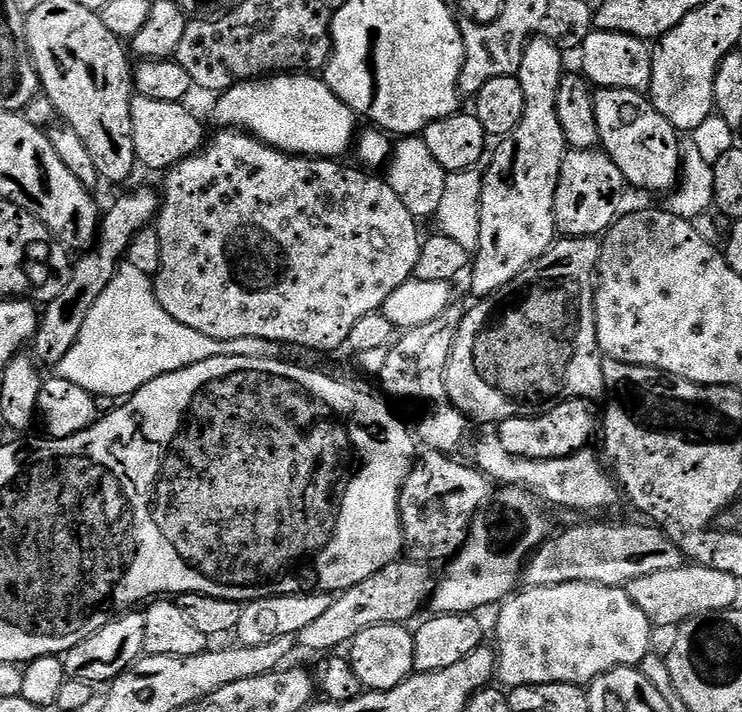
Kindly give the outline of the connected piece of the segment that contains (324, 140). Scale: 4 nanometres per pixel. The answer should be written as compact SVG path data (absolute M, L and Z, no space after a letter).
M269 74L254 80L242 80L232 88L219 93L216 100L216 120L228 130L247 132L264 141L279 152L291 152L297 156L313 158L340 158L344 151L353 147L358 136L358 117L343 104L316 74Z

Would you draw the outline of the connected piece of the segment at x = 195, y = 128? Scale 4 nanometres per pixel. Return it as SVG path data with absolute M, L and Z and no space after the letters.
M136 94L132 98L134 150L137 161L149 173L167 173L174 165L195 156L205 147L204 128L200 120L184 102L162 102L158 98L146 98Z

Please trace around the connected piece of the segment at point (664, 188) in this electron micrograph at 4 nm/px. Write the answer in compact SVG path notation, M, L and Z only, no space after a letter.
M599 89L594 95L599 147L622 170L625 181L644 192L671 193L682 176L682 140L670 122L658 114L645 93L634 90Z

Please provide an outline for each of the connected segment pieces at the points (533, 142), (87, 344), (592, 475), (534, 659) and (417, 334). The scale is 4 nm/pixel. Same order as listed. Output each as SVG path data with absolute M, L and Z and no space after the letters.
M533 36L524 45L522 66L518 73L522 82L522 94L526 98L526 110L522 122L510 135L503 137L492 152L493 161L484 173L484 189L480 200L480 237L470 264L472 288L477 297L494 294L506 286L522 270L529 268L534 261L542 258L546 250L558 239L554 222L554 194L558 190L558 174L562 170L562 158L566 151L562 126L558 122L558 86L566 75L564 68L565 53L545 36Z
M124 262L117 267L110 286L102 290L102 298L98 298L90 314L86 314L86 322L82 322L82 334L78 334L78 342L74 342L70 352L62 358L58 374L66 378L66 382L82 386L82 390L94 397L127 398L142 390L142 386L154 382L154 378L174 374L186 366L219 356L264 356L267 360L279 360L282 348L272 340L249 336L233 340L209 338L198 330L190 330L190 326L182 326L178 318L170 318L170 314L162 310L162 302L158 302L156 297L153 277L142 274L142 270Z
M492 438L485 444L477 446L474 464L495 483L497 480L497 485L526 488L543 498L549 505L552 503L560 508L573 508L576 512L596 512L599 508L614 507L616 492L618 496L618 484L613 473L606 467L605 461L597 456L592 450L585 450L570 454L566 458L549 460L518 458L504 449L499 439Z
M562 582L562 586L525 587L503 601L499 605L498 611L500 613L496 616L496 644L494 643L494 651L496 653L495 679L508 690L517 688L518 686L534 686L535 684L545 684L546 682L566 682L567 684L587 686L602 674L606 674L615 668L635 668L640 666L643 659L654 648L652 646L654 626L650 622L650 618L646 618L646 614L642 614L642 610L638 610L638 606L634 606L634 602L630 602L630 598L624 588L602 586L594 582Z
M452 303L445 312L438 314L430 322L417 328L407 329L403 333L398 346L392 347L387 355L386 366L382 366L378 383L392 396L400 400L440 400L446 397L444 375L450 358L450 350L454 338L458 334L458 326L462 322L465 309L459 303Z

